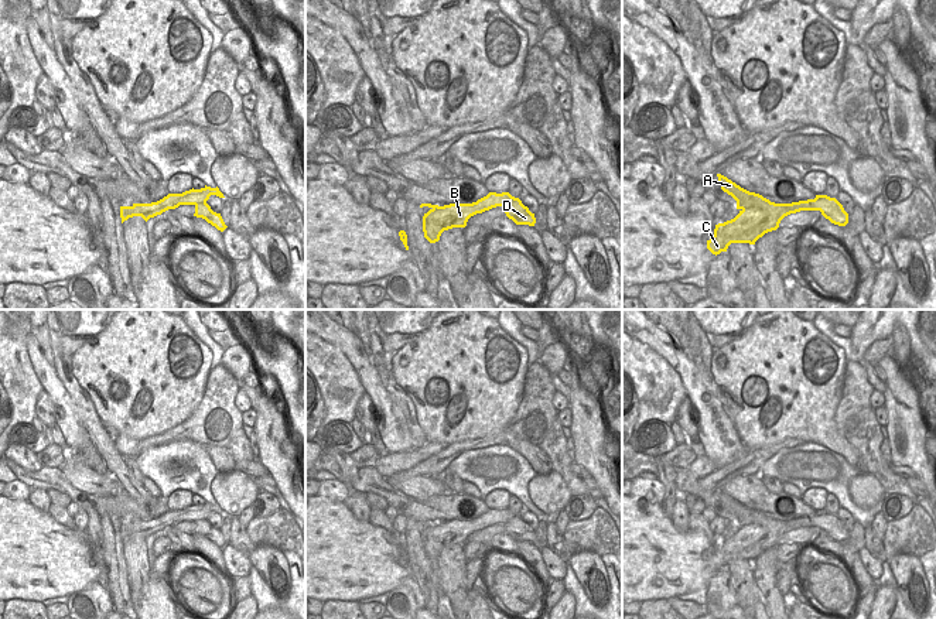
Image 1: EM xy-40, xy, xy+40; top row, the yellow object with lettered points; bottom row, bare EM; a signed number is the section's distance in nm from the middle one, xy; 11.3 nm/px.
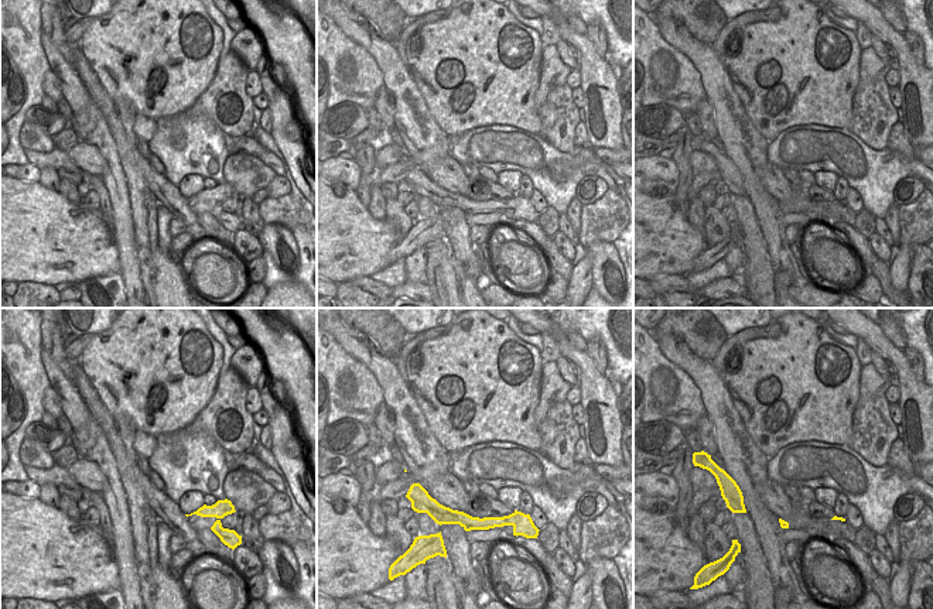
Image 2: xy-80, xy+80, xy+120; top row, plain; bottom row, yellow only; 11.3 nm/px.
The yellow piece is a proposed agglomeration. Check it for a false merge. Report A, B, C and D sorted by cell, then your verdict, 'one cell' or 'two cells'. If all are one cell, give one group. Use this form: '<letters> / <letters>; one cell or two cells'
A D / B C; two cells

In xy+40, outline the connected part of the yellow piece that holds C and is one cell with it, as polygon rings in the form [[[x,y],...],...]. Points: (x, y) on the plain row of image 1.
[[[799,517],[742,526],[734,536],[715,541],[714,551],[707,557],[707,565],[717,572],[727,568],[731,560],[755,561],[765,550],[776,547],[785,533],[809,524],[810,517]]]

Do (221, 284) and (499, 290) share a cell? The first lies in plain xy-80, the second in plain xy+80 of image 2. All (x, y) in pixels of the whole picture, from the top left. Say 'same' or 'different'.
different

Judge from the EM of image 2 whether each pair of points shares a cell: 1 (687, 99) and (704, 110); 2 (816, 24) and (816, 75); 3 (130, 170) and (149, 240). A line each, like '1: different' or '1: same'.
1: different
2: same
3: same

